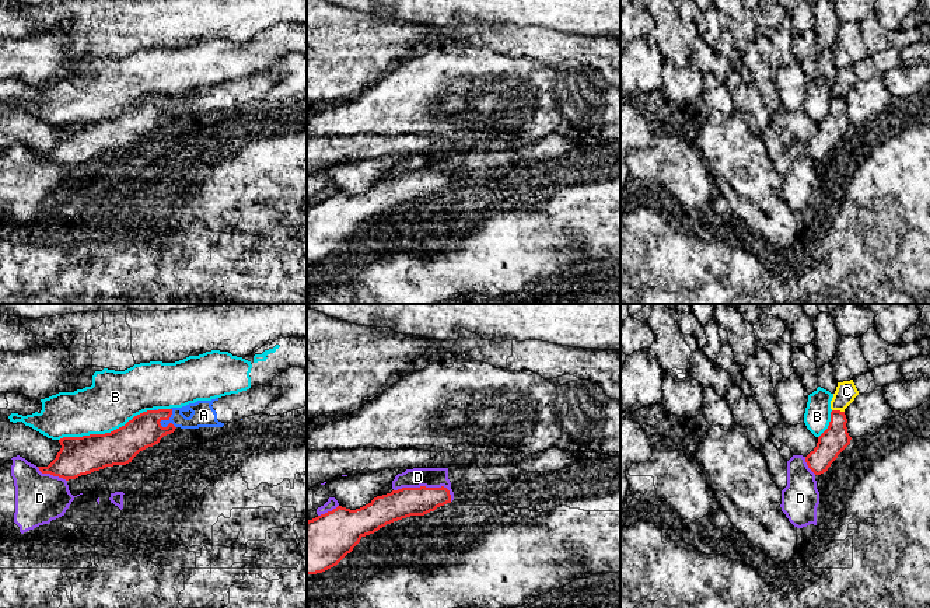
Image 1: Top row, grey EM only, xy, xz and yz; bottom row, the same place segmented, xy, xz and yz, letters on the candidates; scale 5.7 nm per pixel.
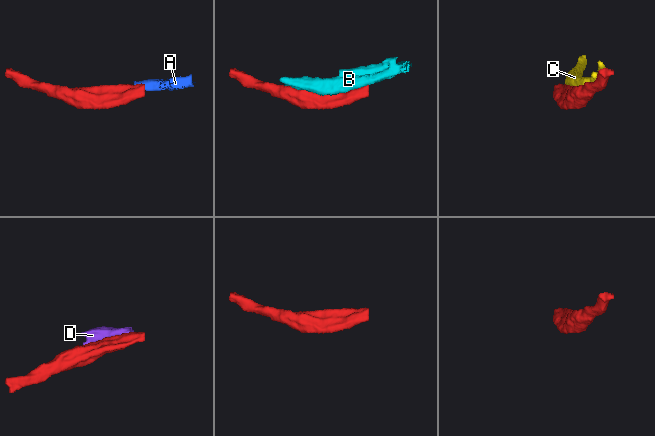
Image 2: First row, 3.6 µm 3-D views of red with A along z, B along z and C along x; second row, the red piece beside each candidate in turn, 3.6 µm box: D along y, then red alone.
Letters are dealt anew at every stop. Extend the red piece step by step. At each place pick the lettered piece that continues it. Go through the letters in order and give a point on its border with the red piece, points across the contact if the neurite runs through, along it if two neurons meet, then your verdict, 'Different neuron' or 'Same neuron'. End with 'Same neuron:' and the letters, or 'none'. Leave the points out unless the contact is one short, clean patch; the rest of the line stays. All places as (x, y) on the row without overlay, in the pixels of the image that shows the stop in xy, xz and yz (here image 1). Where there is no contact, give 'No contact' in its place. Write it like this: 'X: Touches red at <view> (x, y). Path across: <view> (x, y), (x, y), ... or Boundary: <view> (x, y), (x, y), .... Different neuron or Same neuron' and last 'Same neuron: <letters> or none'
A: Touches red at xy (168, 105). Boundary: xy (171, 94), (170, 108), (163, 114). Different neuron
B: Touches red at xy (105, 119). Different neuron
C: Touches red at yz (838, 97). Different neuron
D: Touches red at xz (425, 173). Different neuron
Same neuron: none

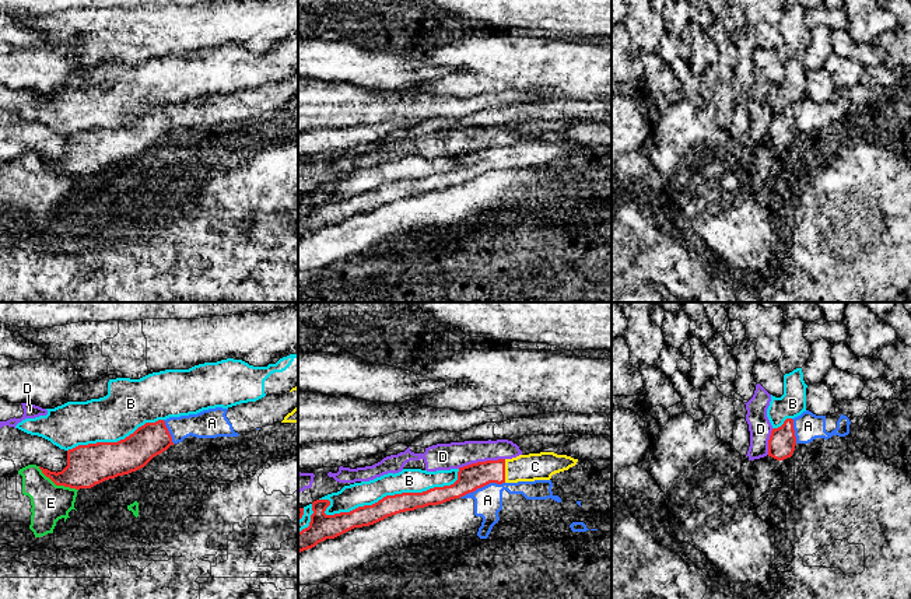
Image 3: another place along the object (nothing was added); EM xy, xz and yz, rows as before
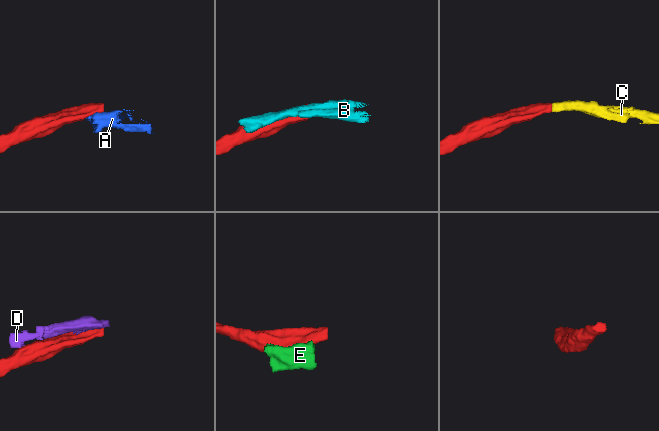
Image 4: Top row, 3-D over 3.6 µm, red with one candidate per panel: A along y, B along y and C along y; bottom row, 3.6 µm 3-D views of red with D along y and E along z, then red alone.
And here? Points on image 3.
A: Touches red at xz (482, 172). Boundary: xz (504, 168), (487, 170), (459, 184). Different neuron
B: Touches red at xz (386, 182). Different neuron
C: Touches red at xz (504, 157). Same neuron
D: Touches red at xz (480, 149). Different neuron
E: Touches red at xy (58, 171). Different neuron
Same neuron: C

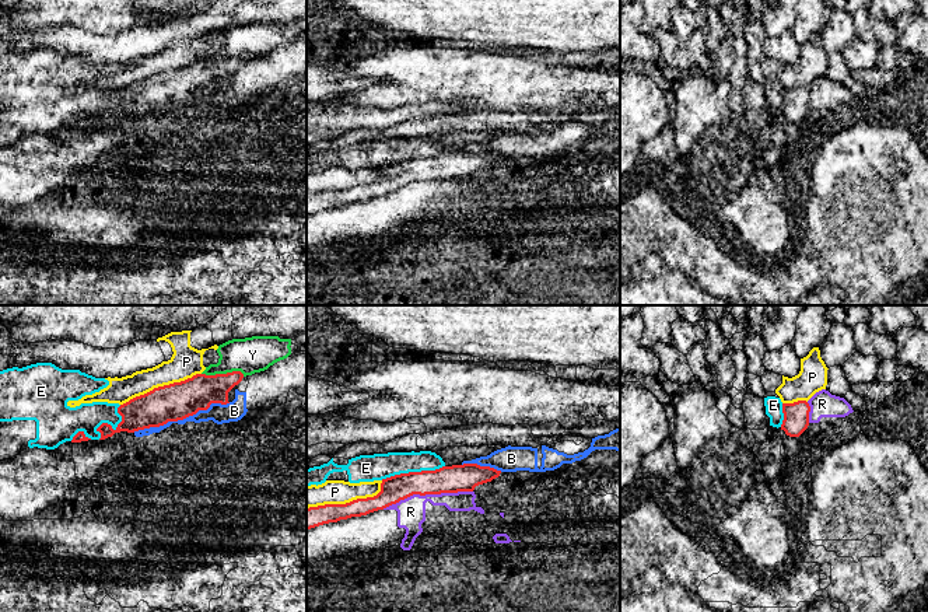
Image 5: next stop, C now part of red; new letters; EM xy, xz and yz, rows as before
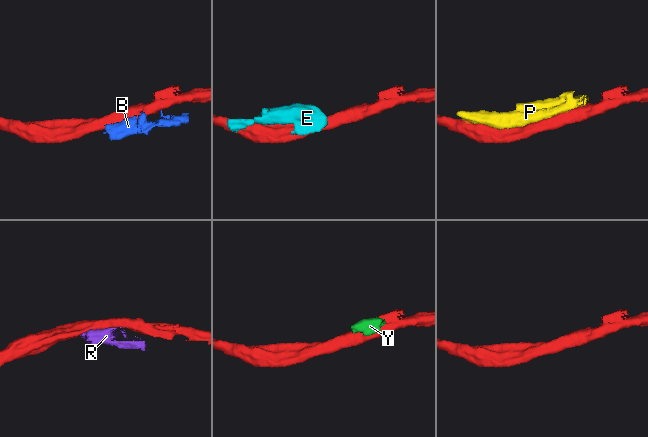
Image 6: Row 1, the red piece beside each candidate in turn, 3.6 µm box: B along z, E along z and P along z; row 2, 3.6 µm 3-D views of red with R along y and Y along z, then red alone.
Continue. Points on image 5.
B: Touches red at xy (181, 105). Different neuron
E: Touches red at xz (412, 158). Different neuron
P: Touches red at xz (347, 189). Different neuron
R: Touches red at xz (427, 179). Boundary: xz (472, 177), (410, 181), (382, 195). Different neuron
Y: Touches red at xy (223, 60). Boundary: xy (202, 60), (240, 58), (244, 62). Different neuron
Same neuron: none

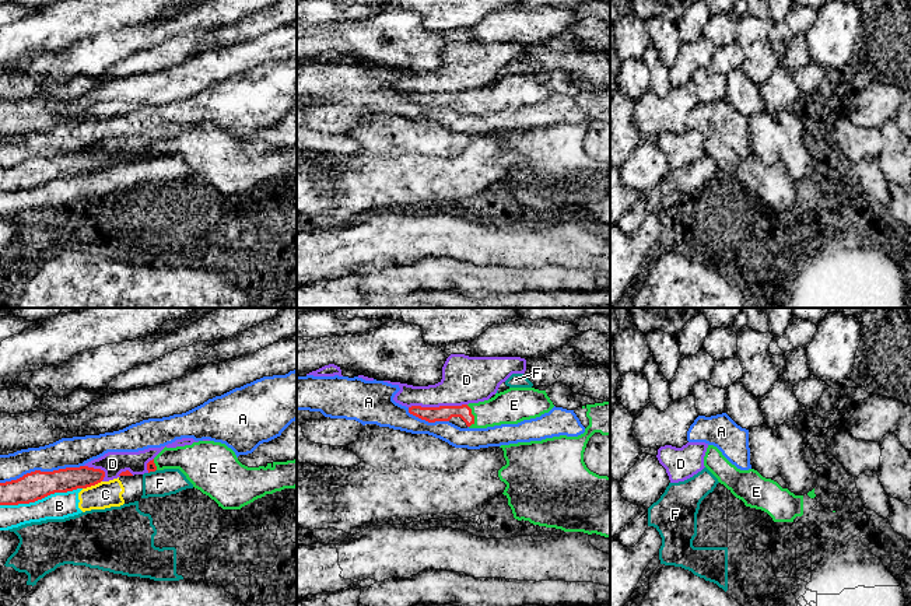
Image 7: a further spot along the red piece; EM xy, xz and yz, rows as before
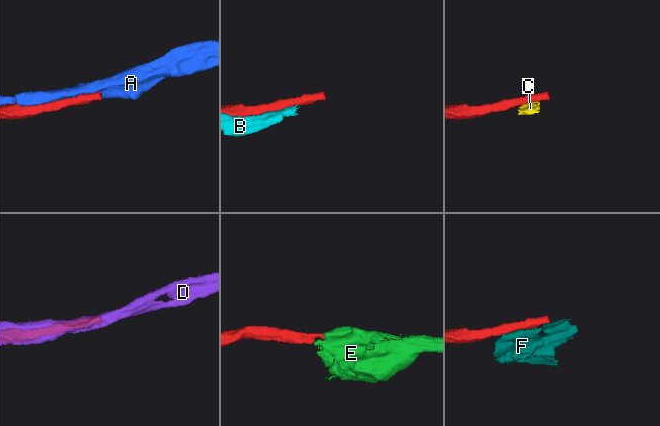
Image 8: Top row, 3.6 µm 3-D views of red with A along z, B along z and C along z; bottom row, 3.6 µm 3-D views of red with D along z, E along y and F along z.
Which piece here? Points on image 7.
A: Touches red at xy (39, 157). Different neuron
B: Touches red at xy (41, 185). Different neuron
C: Touches red at xy (91, 171). Boundary: xy (101, 167), (83, 175). Different neuron
D: Touches red at xz (437, 94). Different neuron
E: Touches red at xz (473, 102). Same neuron
F: Touches red at xy (151, 157). Different neuron
Same neuron: E

